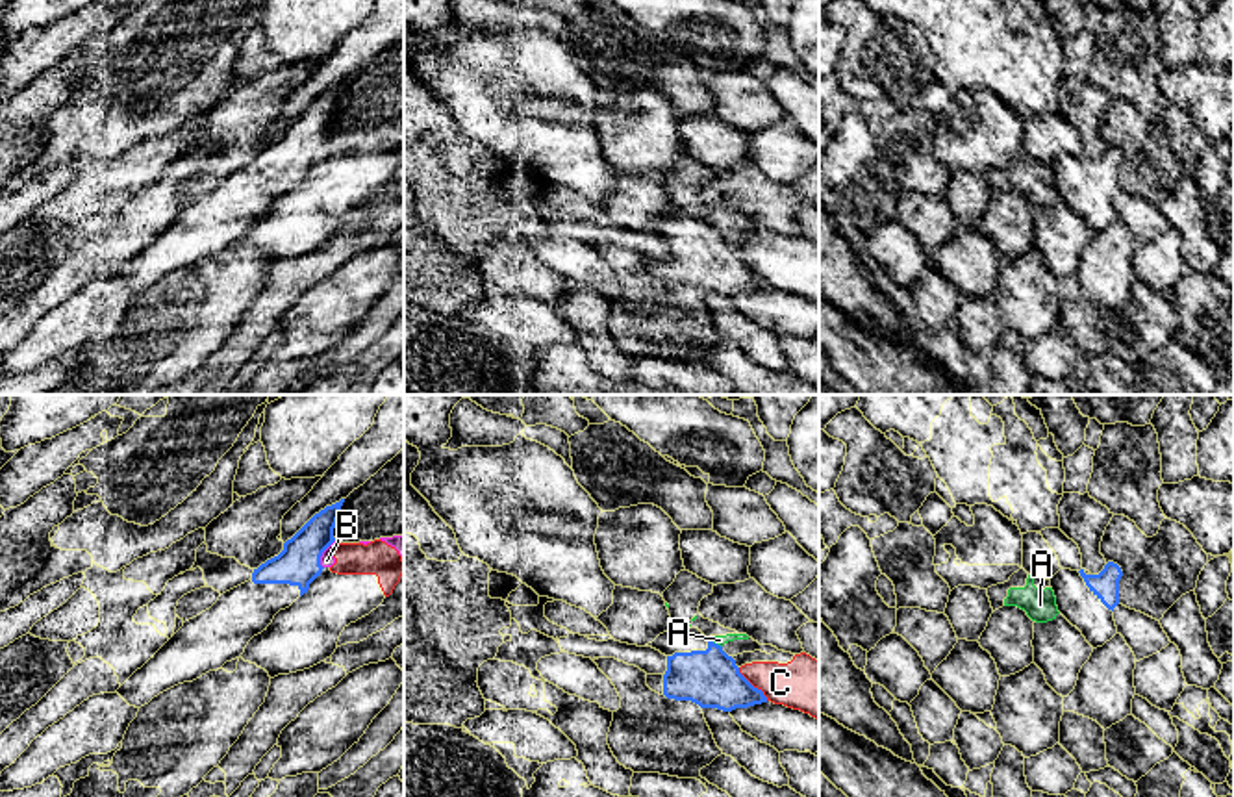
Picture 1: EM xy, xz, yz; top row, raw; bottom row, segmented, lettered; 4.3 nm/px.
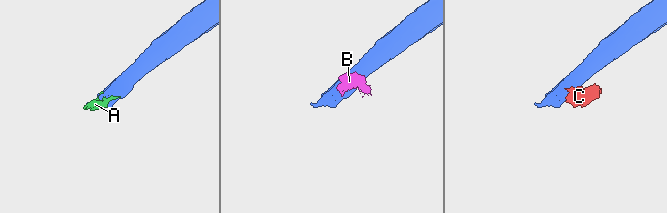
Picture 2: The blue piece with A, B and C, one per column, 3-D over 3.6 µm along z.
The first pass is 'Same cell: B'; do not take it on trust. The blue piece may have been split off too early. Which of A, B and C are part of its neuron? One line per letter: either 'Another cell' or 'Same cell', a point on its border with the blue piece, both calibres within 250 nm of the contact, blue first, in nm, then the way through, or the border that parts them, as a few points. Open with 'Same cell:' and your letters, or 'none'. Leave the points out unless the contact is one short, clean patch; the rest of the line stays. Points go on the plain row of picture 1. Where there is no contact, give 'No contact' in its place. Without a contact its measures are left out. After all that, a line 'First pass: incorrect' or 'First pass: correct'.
Same cell: none
A: Another cell. Touches blue at xz (716, 228). Thickness 260 nm (blue) against 50 nm. Boundary: xz (708, 223), (721, 232)
B: Another cell. Touches blue at xy (321, 139). Thickness 190 nm (blue) against 60 nm. Boundary: xy (336, 125), (321, 141), (323, 152)
C: Another cell. Touches blue at xz (751, 269). Thickness 260 nm (blue) against 220 nm. Boundary: xz (738, 253), (768, 284)
First pass: incorrect

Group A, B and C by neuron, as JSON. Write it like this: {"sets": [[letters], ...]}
{"sets": [["A", "B"], ["C"]]}

